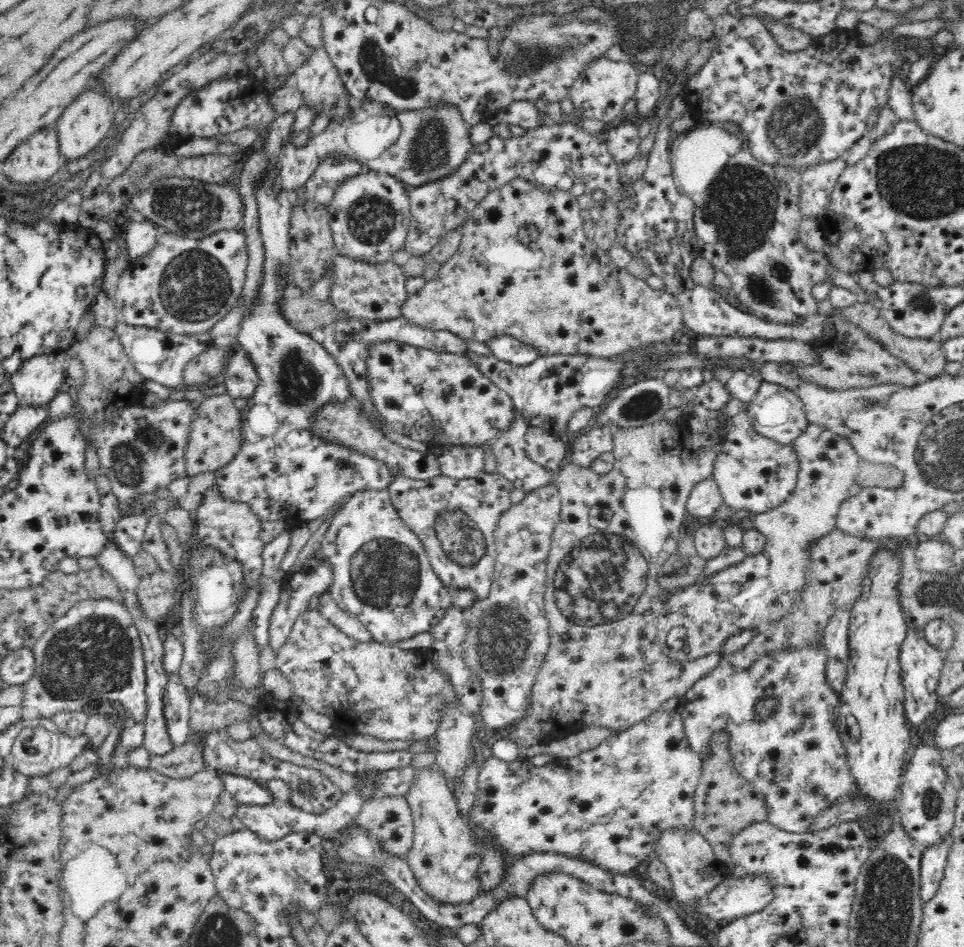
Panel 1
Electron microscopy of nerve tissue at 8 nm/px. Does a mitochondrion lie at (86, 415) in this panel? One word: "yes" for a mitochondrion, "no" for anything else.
no

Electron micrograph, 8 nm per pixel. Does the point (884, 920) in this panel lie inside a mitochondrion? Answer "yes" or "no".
yes

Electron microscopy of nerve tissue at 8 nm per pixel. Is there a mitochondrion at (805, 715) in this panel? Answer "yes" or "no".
no

